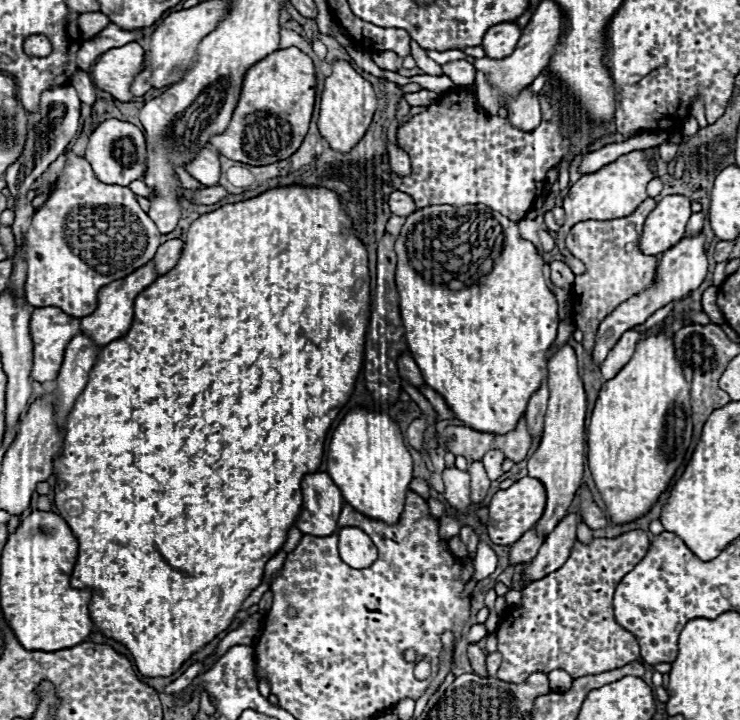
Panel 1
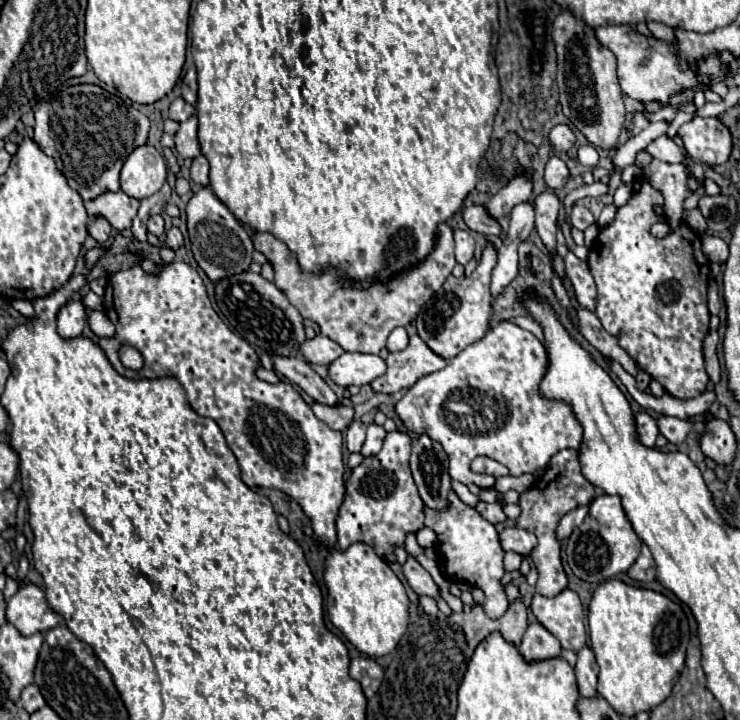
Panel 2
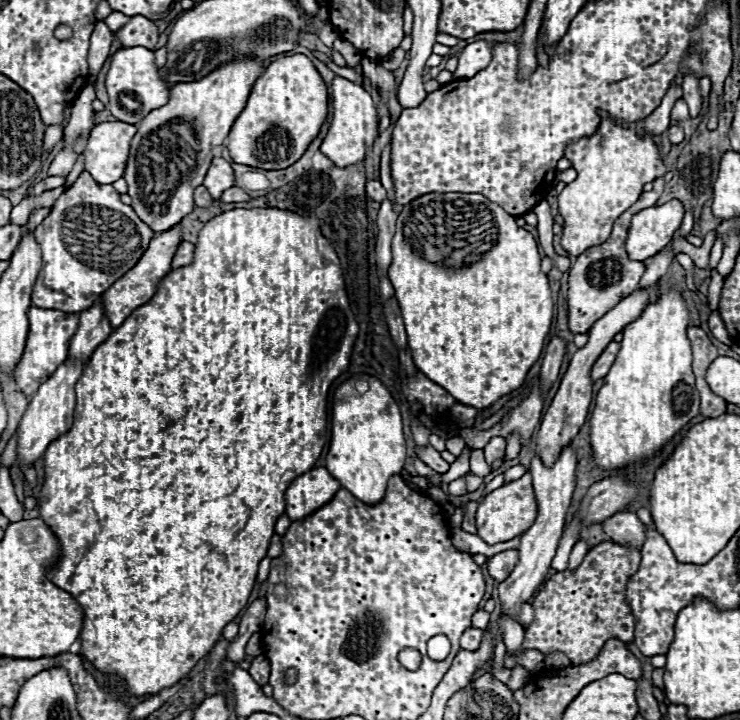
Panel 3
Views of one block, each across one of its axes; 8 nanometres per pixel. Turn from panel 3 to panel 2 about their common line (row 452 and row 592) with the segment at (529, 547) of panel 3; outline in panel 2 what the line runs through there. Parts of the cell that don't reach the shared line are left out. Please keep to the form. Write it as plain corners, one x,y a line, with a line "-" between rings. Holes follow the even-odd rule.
564,588
554,598
534,594
530,608
536,620
560,640
562,648
578,652
586,644
584,608
576,592

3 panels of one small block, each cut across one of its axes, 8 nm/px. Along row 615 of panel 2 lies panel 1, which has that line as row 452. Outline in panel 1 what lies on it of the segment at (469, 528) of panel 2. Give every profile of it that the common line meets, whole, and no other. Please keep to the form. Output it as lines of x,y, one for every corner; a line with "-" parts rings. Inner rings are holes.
492,450
492,452
486,452
484,458
482,458
484,466
486,466
486,472
488,472
488,478
490,480
496,480
500,474
502,474
502,462
504,462
504,454
500,450

